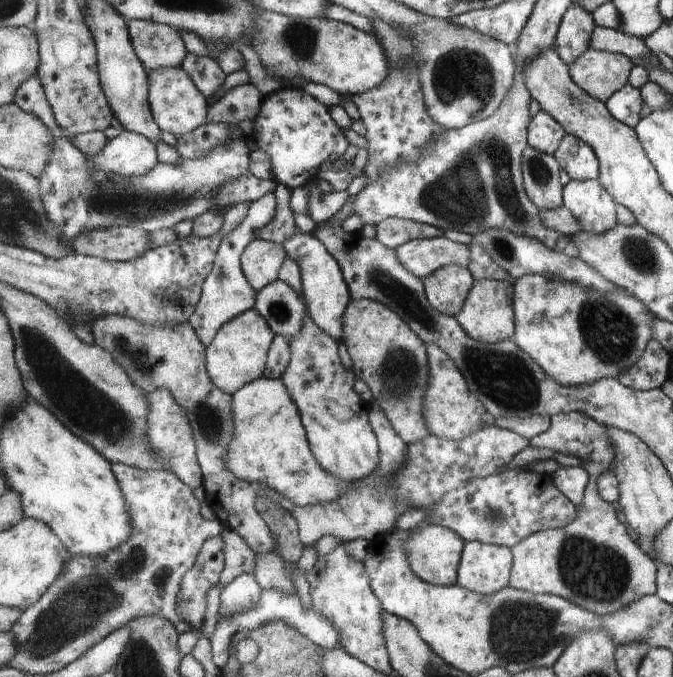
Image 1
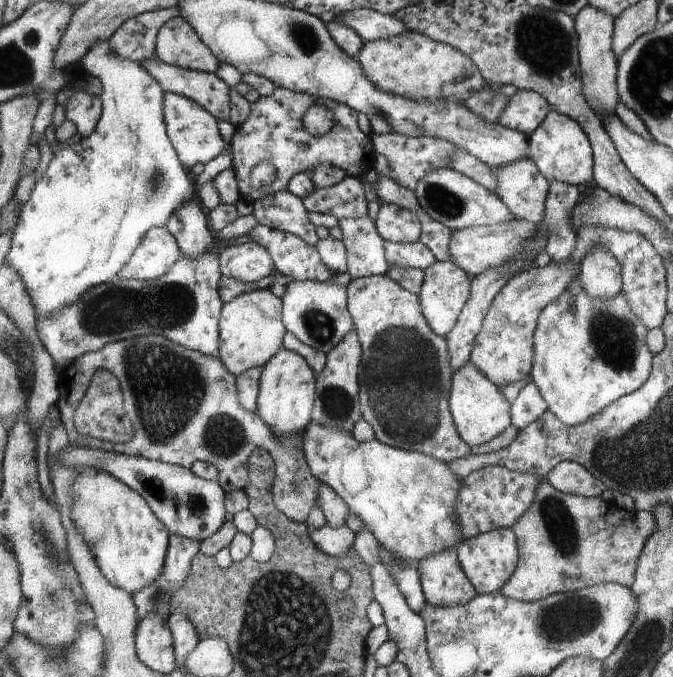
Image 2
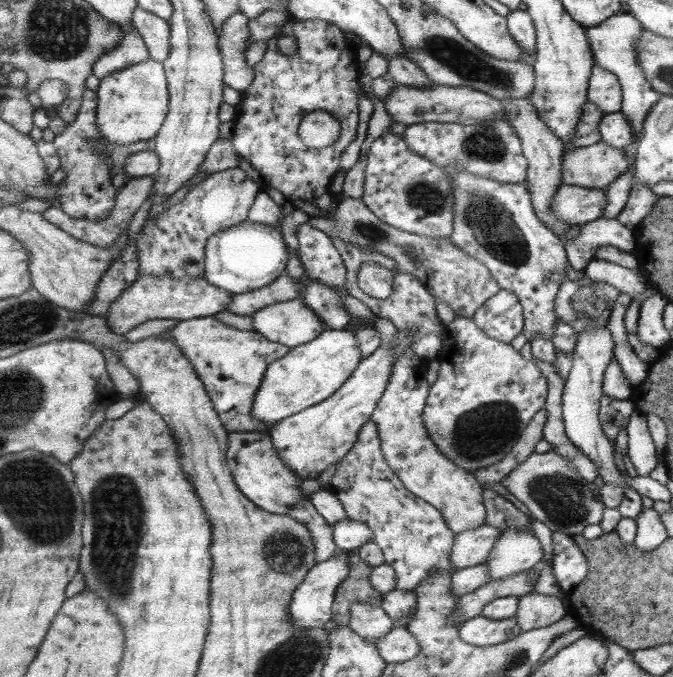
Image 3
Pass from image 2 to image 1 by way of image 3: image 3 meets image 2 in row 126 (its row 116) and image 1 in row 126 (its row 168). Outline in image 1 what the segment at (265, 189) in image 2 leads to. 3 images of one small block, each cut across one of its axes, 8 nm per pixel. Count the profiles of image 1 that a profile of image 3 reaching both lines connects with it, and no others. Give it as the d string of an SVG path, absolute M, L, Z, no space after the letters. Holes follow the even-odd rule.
M282 86L264 97L261 112L254 120L250 142L253 148L259 148L269 155L272 178L279 184L283 183L292 189L304 187L317 180L321 165L337 162L345 156L349 150L349 140L331 118L329 109L295 86Z

